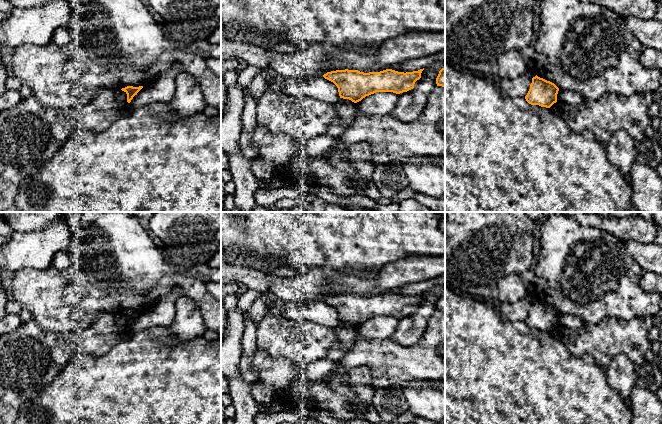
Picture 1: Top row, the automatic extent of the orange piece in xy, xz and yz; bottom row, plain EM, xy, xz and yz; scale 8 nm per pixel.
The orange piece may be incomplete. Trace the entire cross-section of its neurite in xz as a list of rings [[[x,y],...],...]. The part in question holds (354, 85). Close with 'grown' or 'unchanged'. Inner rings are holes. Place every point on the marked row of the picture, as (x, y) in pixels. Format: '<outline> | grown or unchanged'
[[[345,69],[327,72],[323,77],[337,86],[340,98],[357,103],[376,92],[400,94],[413,89],[423,70],[404,73],[386,69],[364,73]]] | unchanged

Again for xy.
[[[127,86],[125,88],[122,88],[121,90],[124,91],[127,94],[127,102],[130,103],[131,100],[137,93],[143,88],[143,86],[139,87],[133,87],[133,86]]] | unchanged

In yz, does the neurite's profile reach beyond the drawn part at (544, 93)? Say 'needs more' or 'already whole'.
already whole

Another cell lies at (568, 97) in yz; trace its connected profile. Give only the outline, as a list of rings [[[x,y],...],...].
[[[558,91],[557,102],[566,103],[570,105],[578,105],[586,102],[583,95],[572,91]]]

